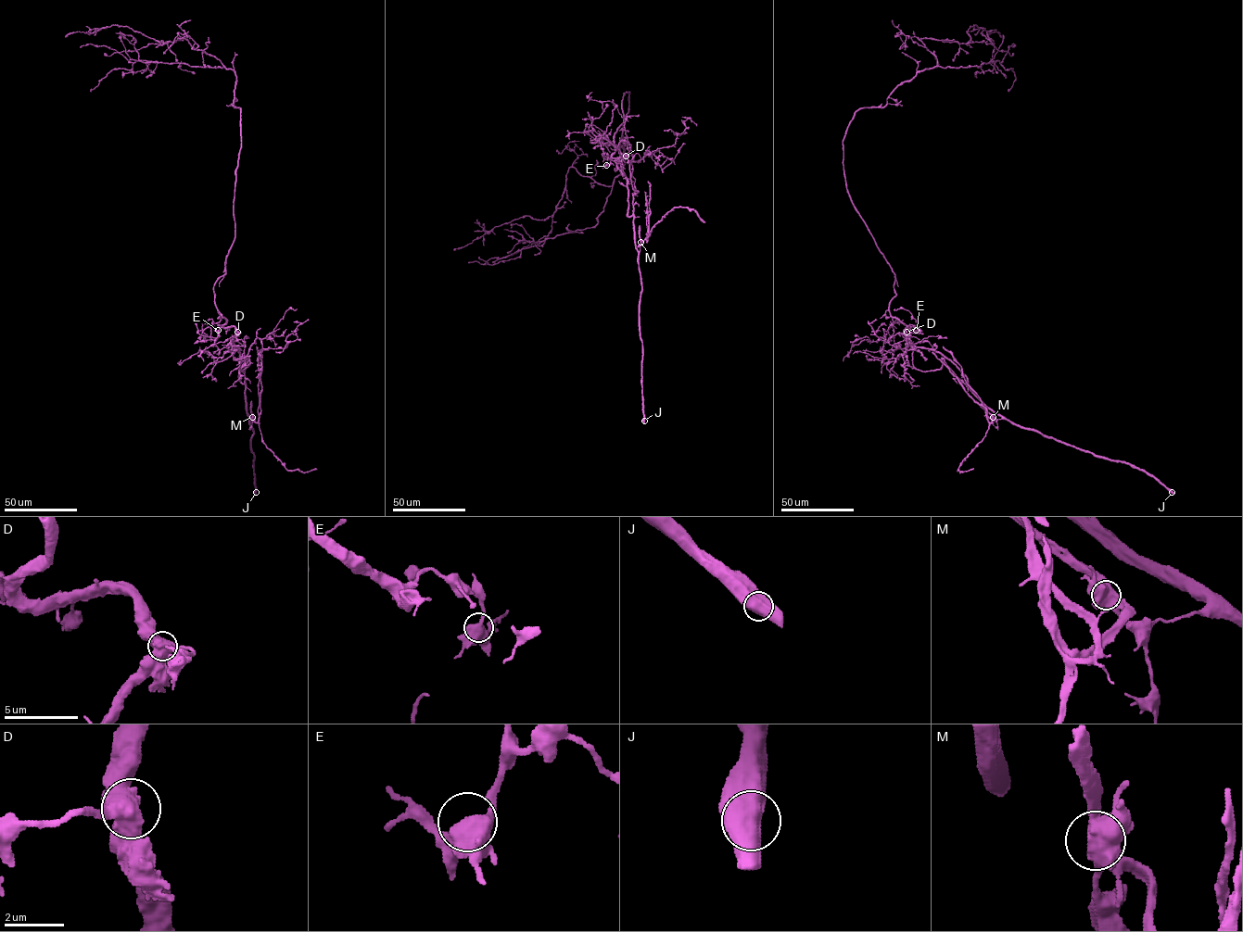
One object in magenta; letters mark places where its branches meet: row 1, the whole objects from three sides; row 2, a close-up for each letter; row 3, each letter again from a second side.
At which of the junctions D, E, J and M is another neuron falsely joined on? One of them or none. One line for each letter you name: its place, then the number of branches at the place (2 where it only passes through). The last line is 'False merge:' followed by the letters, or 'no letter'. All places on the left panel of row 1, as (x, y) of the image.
M: place (252, 417); branches 4
False merge: M

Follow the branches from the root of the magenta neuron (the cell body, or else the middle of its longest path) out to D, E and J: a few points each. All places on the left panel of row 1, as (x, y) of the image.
D: (234, 238), (225, 273), (215, 283), (213, 293), (218, 312), (226, 320), (223, 326), (234, 327), (237, 332)
E: (234, 238), (226, 259), (225, 273), (213, 287), (218, 312), (226, 320), (218, 330)
J: (234, 238), (213, 293), (223, 326), (236, 332), (227, 346), (239, 353), (256, 492)

